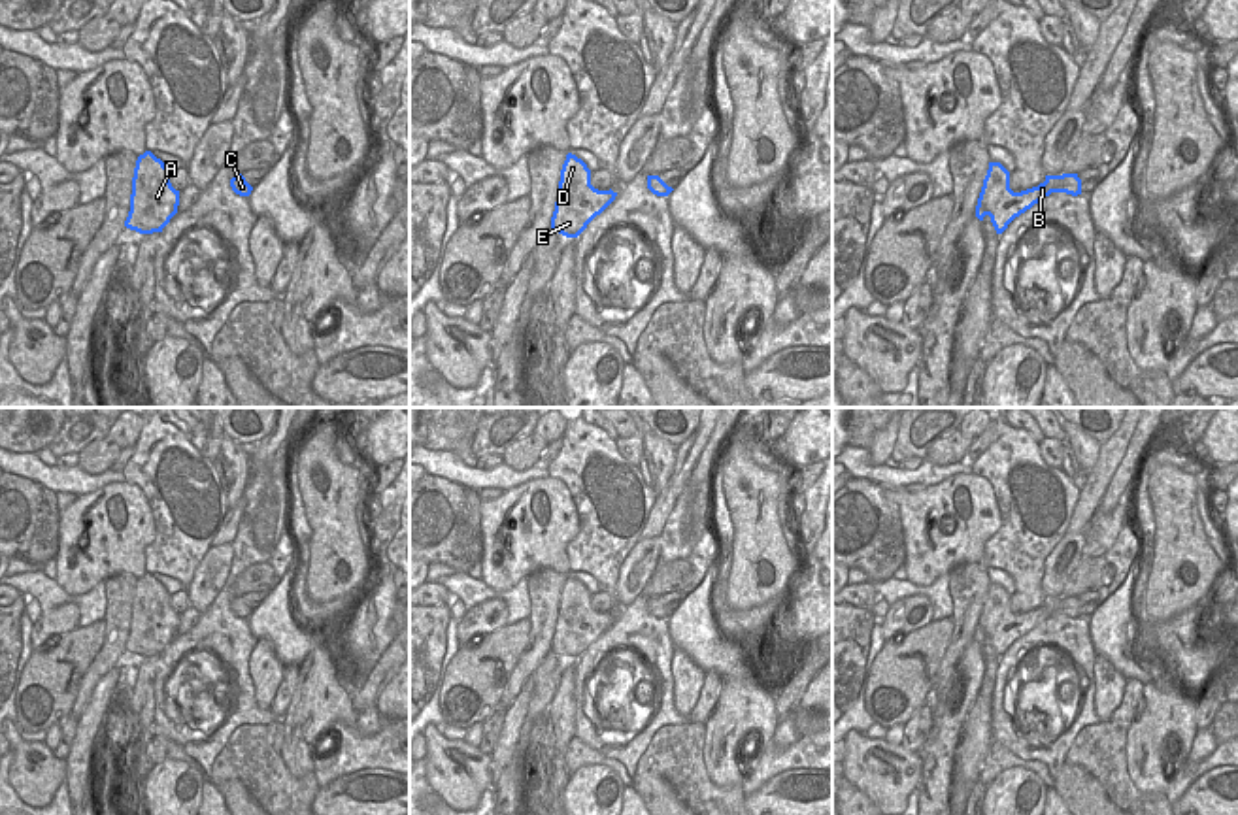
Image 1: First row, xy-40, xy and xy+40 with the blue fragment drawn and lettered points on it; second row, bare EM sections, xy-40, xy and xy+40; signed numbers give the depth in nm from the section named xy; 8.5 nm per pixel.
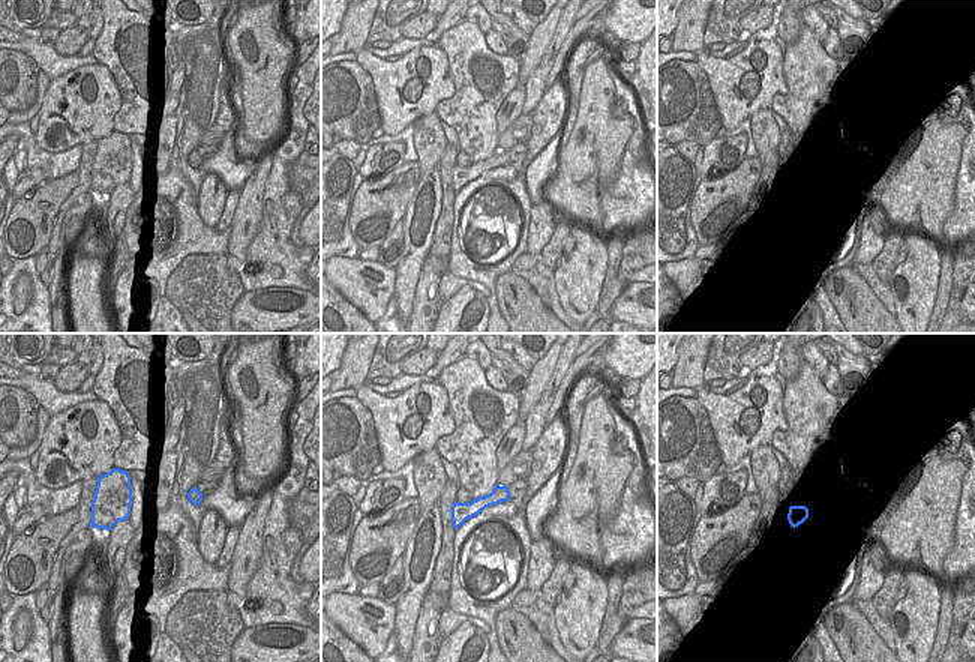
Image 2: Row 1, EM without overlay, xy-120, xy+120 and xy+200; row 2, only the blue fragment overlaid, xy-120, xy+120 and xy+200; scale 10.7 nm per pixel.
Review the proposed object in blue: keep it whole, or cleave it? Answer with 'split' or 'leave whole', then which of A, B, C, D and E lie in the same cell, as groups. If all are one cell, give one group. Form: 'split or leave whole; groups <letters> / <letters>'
split; groups A D E / B C

